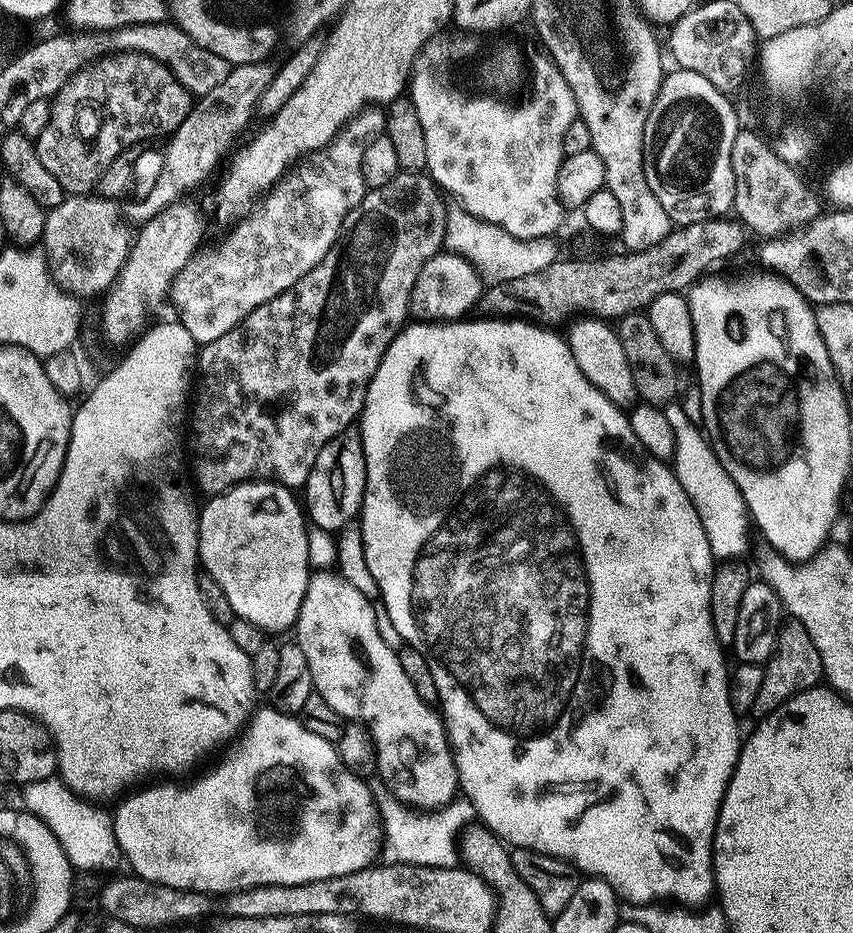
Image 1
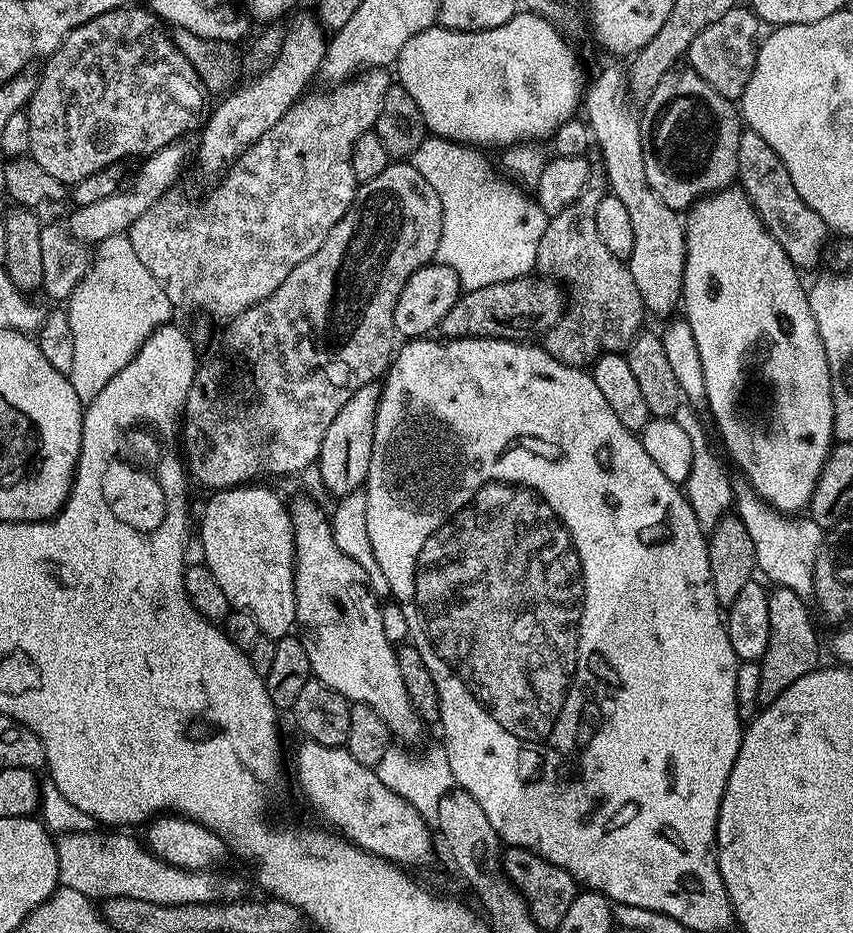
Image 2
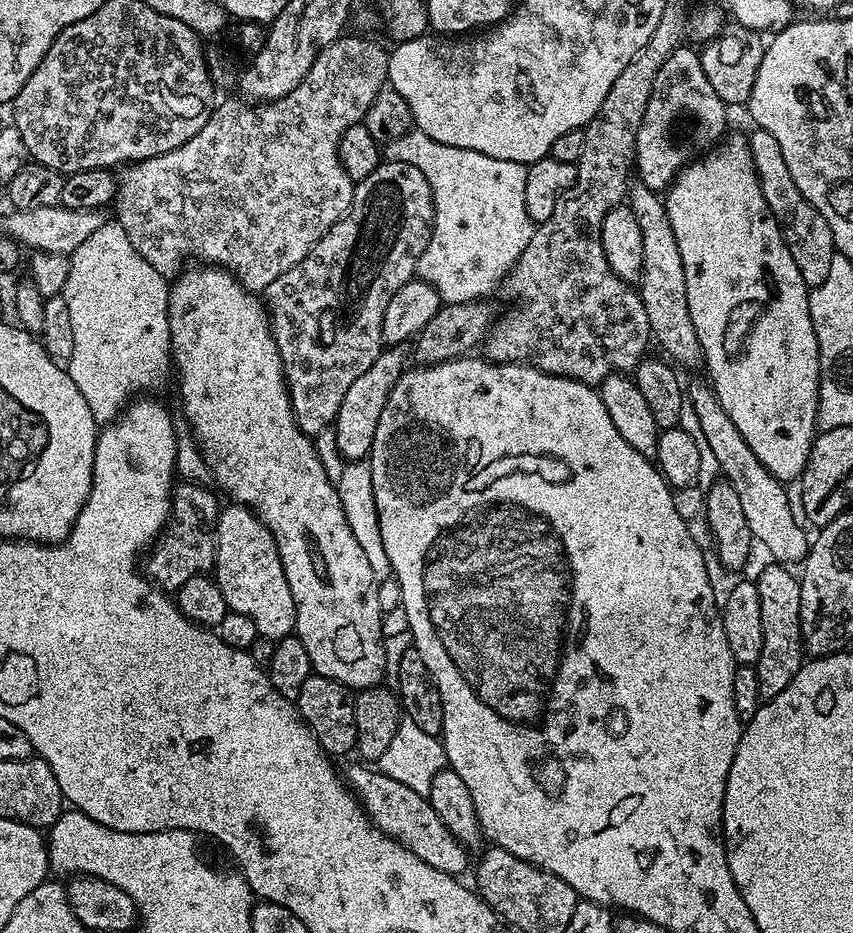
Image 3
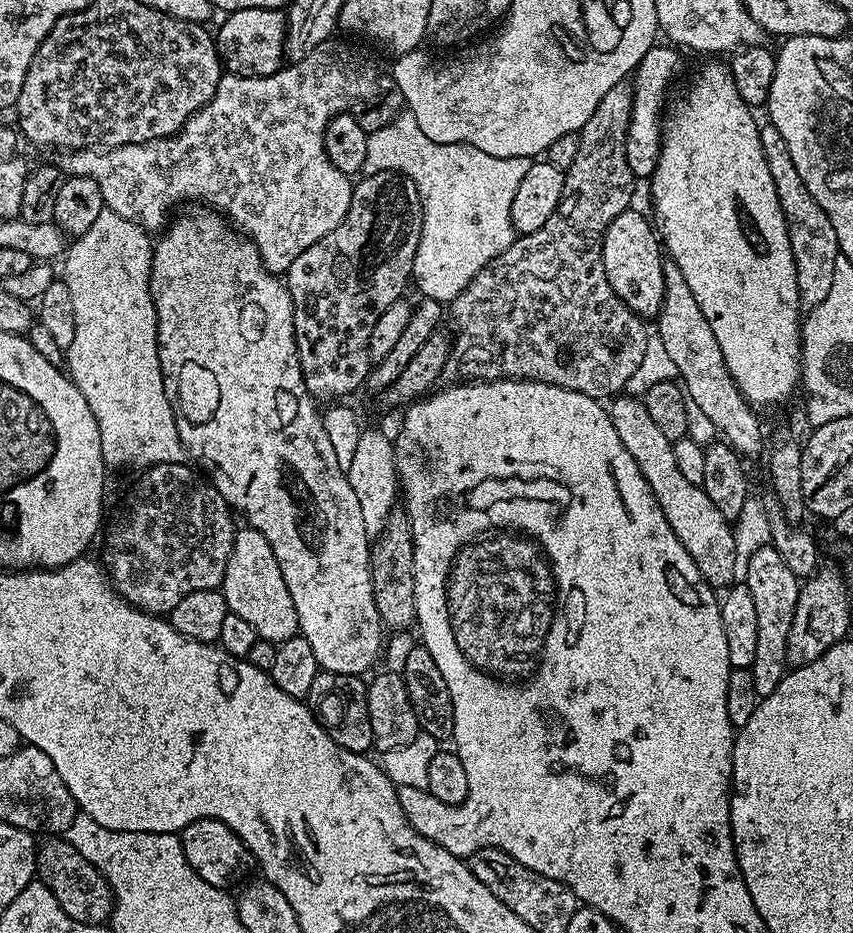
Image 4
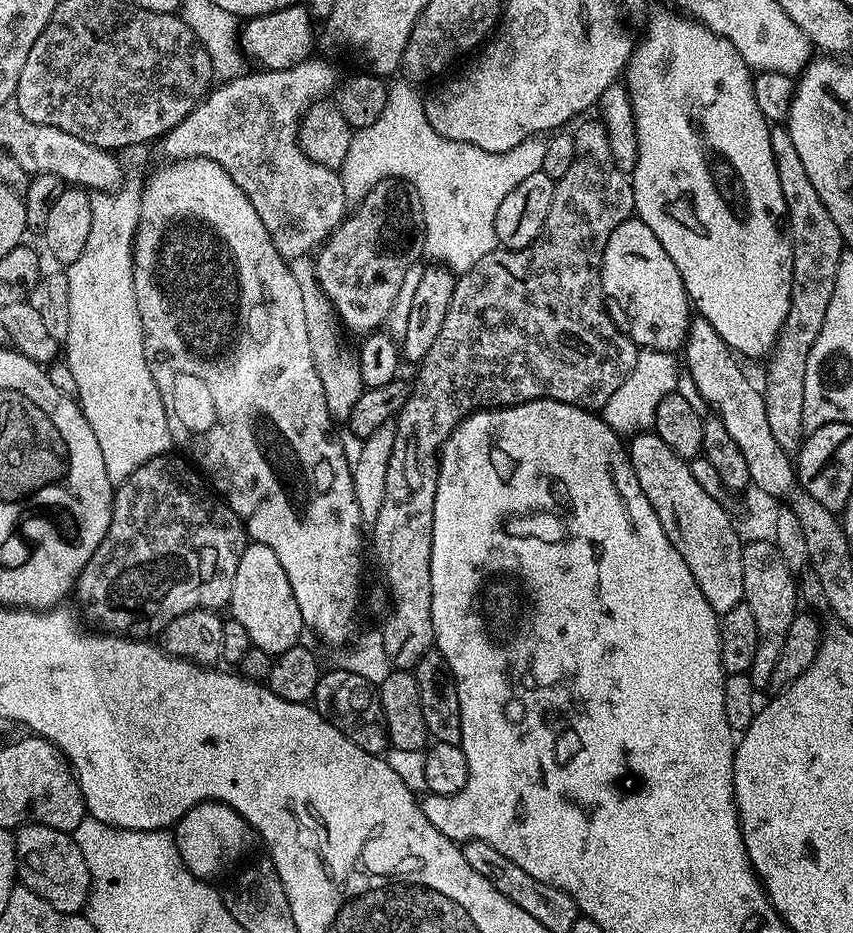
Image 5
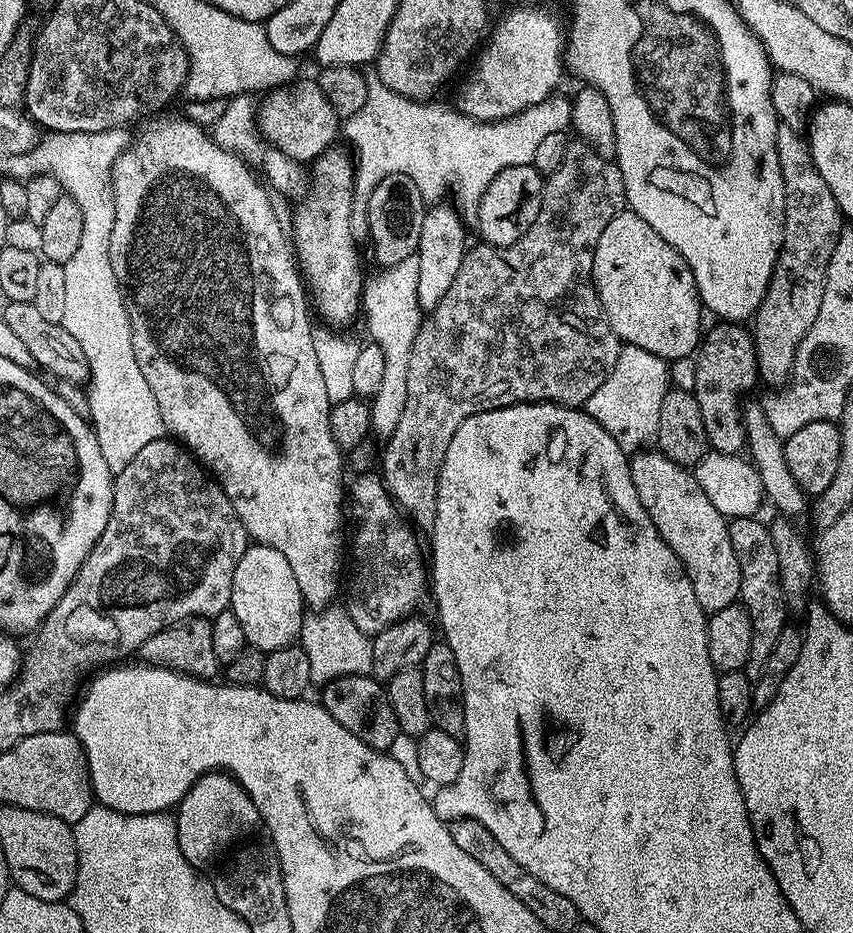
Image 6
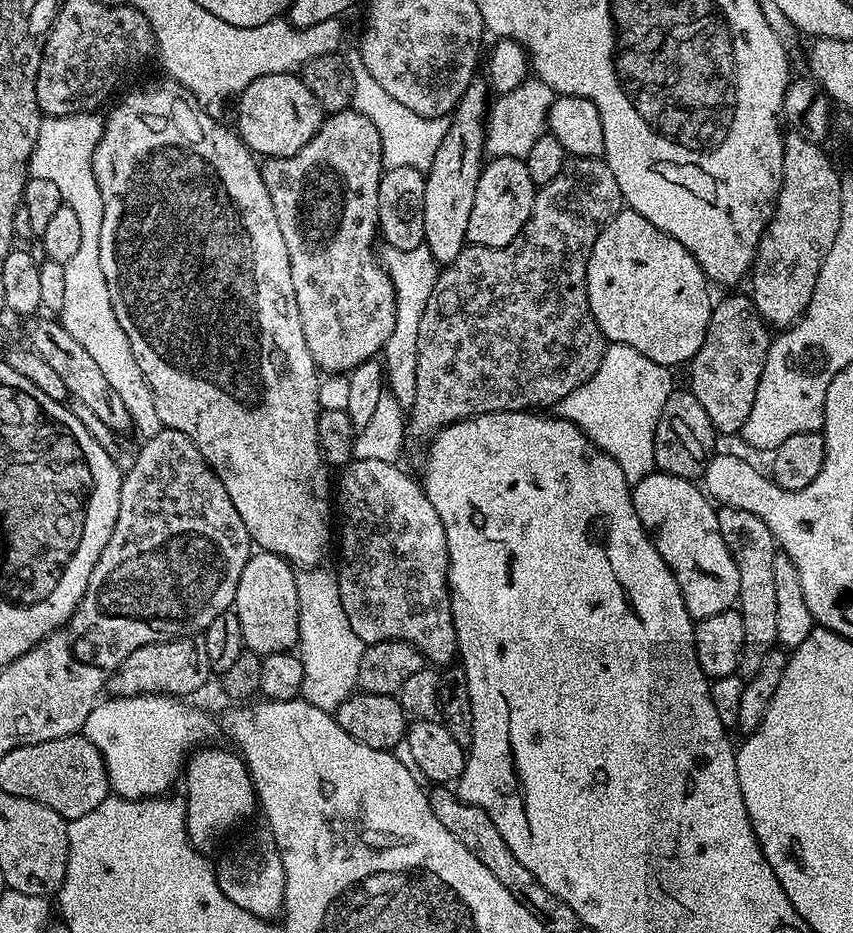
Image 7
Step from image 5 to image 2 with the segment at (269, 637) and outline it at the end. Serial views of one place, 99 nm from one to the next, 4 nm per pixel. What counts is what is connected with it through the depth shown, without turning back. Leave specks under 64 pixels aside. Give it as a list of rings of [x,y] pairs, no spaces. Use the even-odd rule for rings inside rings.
[[[237,486],[211,493],[200,516],[202,562],[222,586],[235,611],[250,614],[261,633],[273,638],[287,636],[296,624],[296,543],[289,509],[268,488]]]

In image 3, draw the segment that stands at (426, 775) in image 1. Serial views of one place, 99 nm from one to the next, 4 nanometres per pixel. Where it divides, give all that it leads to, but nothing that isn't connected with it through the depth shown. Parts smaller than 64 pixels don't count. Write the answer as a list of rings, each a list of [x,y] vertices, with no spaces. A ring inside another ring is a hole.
[[[196,266],[200,268],[185,267],[171,281],[168,289],[168,317],[170,318],[170,338],[172,339],[171,355],[174,357],[174,376],[180,379],[180,400],[184,403],[183,419],[187,421],[196,437],[201,452],[204,453],[204,461],[212,471],[212,479],[215,487],[228,495],[237,504],[243,504],[250,508],[252,513],[270,530],[274,542],[278,546],[278,554],[282,558],[282,570],[286,574],[286,582],[290,586],[290,594],[294,598],[296,607],[296,626],[294,635],[306,646],[306,654],[310,654],[310,662],[315,675],[334,678],[342,682],[347,688],[359,690],[361,688],[375,688],[381,683],[384,676],[384,648],[380,645],[382,633],[380,622],[382,619],[382,607],[380,608],[380,596],[376,593],[377,581],[370,570],[370,562],[363,552],[362,546],[358,546],[358,538],[350,534],[350,524],[346,522],[346,514],[342,510],[342,502],[336,493],[336,485],[330,479],[320,456],[316,453],[313,437],[306,435],[298,426],[296,415],[292,409],[292,399],[288,397],[288,385],[284,382],[284,367],[282,358],[278,354],[278,346],[272,337],[272,325],[268,322],[268,309],[265,301],[255,292],[249,292],[243,288],[235,276],[225,272],[223,268],[215,266]]]

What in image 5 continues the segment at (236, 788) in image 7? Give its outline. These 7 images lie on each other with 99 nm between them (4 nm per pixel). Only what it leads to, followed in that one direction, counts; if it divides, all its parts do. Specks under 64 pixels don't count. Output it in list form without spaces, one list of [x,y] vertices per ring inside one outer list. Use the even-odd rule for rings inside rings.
[[[207,800],[201,804],[195,804],[193,808],[174,825],[174,839],[178,846],[178,854],[182,858],[184,865],[190,870],[190,874],[194,874],[199,880],[215,881],[215,876],[220,876],[235,860],[240,860],[252,848],[252,843],[257,843],[258,836],[254,831],[253,825],[246,822],[246,818],[242,818],[242,814],[238,814],[238,810],[234,810],[228,804],[223,804],[221,800]]]

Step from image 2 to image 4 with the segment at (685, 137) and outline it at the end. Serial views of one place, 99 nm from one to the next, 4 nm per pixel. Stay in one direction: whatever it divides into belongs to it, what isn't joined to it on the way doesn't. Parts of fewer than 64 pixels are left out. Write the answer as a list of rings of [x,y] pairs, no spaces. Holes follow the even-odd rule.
[[[657,43],[644,55],[630,82],[632,117],[628,127],[628,164],[632,168],[633,177],[636,178],[652,176],[656,172],[656,163],[660,160],[659,154],[656,153],[660,148],[660,115],[664,112],[664,99],[668,96],[668,87],[680,72],[681,53],[675,47],[663,43]]]

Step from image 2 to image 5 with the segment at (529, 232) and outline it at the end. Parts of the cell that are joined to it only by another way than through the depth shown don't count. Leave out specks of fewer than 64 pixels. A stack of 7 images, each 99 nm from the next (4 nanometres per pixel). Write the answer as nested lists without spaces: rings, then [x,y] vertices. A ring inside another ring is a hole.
[[[388,84],[388,97],[386,104],[382,106],[382,112],[378,114],[378,118],[374,118],[374,122],[370,122],[365,128],[357,128],[352,133],[352,141],[350,142],[350,150],[346,150],[346,158],[342,162],[342,166],[338,170],[340,173],[340,181],[342,182],[342,190],[346,194],[349,205],[355,206],[361,204],[366,198],[368,189],[373,184],[377,184],[379,180],[384,180],[388,176],[398,176],[402,180],[407,180],[409,184],[415,188],[420,205],[422,206],[422,218],[424,219],[424,242],[422,252],[425,257],[429,256],[429,261],[439,262],[443,267],[449,268],[454,274],[465,272],[474,266],[474,262],[478,258],[484,258],[486,254],[493,252],[498,246],[496,231],[494,230],[494,218],[498,214],[498,206],[502,204],[502,198],[506,198],[506,194],[510,192],[522,180],[528,178],[530,174],[539,172],[542,169],[542,158],[546,158],[546,139],[543,135],[527,136],[522,142],[518,142],[518,146],[506,149],[504,151],[492,151],[483,149],[482,146],[476,146],[466,140],[452,140],[450,137],[443,136],[430,124],[424,113],[424,100],[414,89],[408,84]]]

